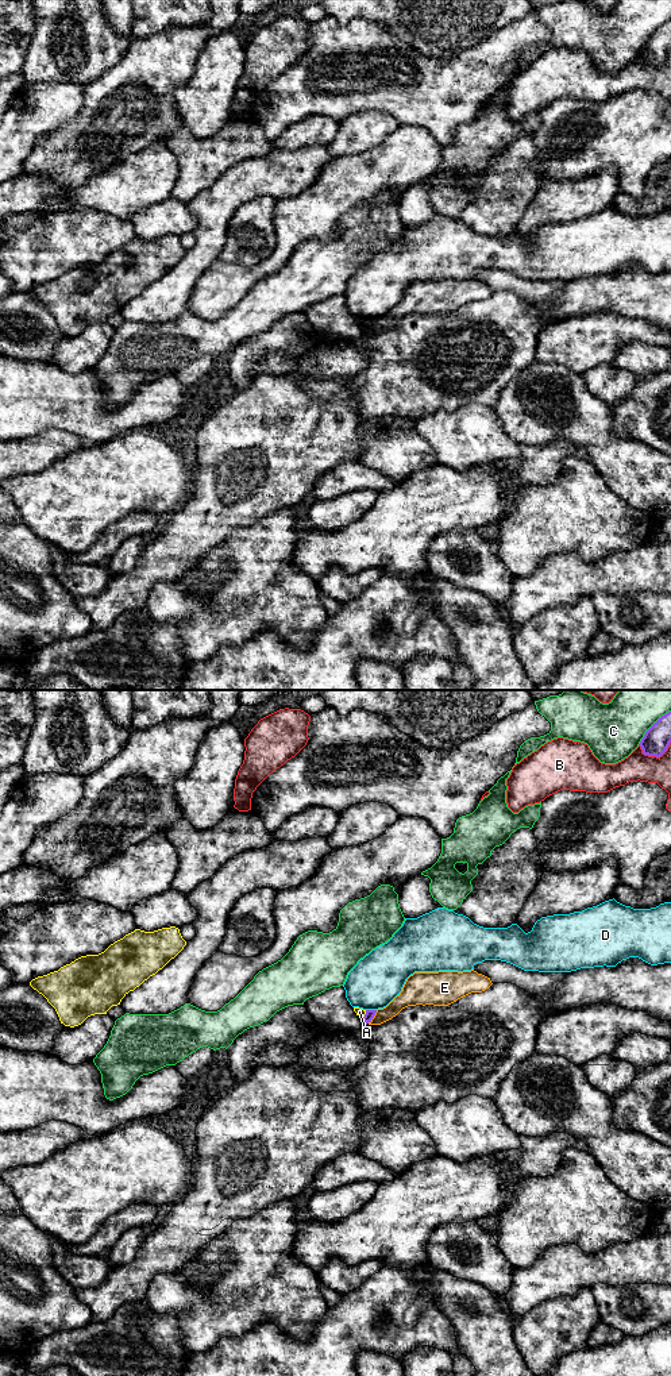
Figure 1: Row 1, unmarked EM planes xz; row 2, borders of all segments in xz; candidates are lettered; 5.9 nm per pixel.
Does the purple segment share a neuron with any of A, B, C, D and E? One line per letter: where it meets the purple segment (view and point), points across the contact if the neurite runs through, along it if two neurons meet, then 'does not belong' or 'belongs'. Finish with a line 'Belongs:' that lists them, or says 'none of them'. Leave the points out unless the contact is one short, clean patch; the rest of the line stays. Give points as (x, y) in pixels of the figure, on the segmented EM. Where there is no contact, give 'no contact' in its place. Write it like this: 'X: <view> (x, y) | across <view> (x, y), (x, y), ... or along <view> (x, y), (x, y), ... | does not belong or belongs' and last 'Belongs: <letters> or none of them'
A: xz (365, 1014) | along xz (366, 1010), (362, 1018) | does not belong
B: xz (655, 755) | does not belong
C: xz (652, 725) | does not belong
D: xz (371, 1010) | does not belong
E: xz (373, 1017) | does not belong
Belongs: none of them

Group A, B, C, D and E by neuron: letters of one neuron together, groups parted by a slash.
A / B / C / D / E

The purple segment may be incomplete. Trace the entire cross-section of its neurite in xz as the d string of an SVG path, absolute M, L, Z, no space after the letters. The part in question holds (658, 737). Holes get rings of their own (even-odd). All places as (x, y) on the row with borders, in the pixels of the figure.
M671 712L662 716L644 735L640 747L644 755L660 758L671 743Z

